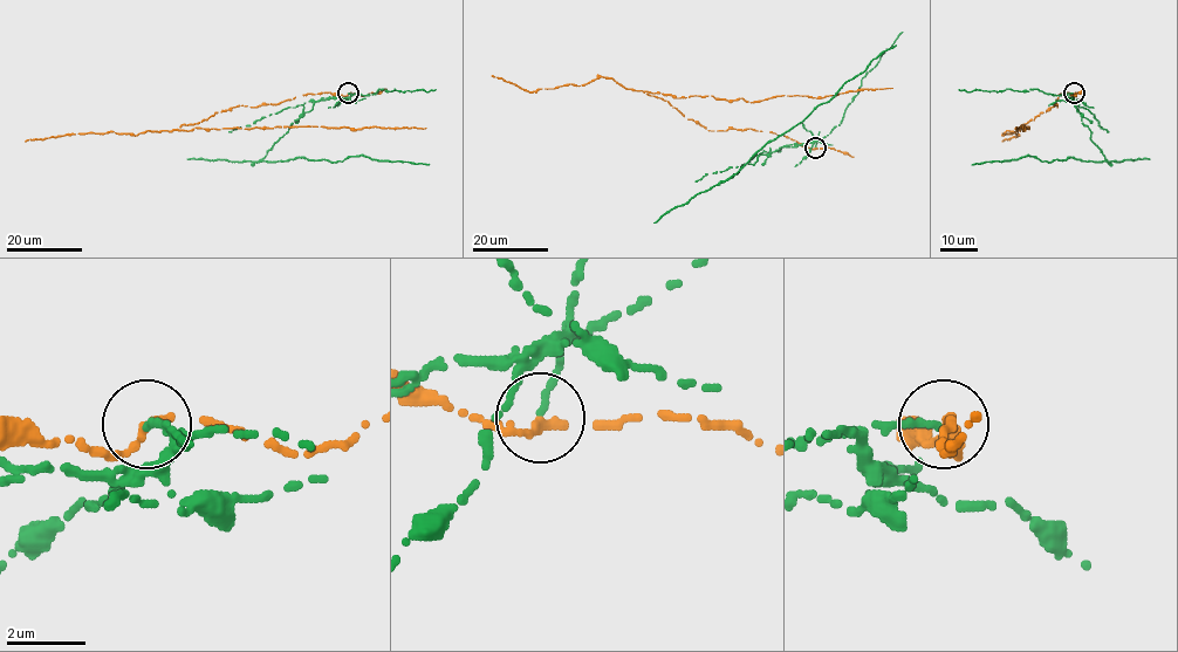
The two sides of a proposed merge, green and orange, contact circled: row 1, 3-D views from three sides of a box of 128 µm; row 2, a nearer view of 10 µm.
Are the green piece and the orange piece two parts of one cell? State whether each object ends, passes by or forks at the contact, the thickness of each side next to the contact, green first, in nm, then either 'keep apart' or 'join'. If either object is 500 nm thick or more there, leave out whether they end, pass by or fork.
green ends | orange passes by | 170/220 nm | keep apart

